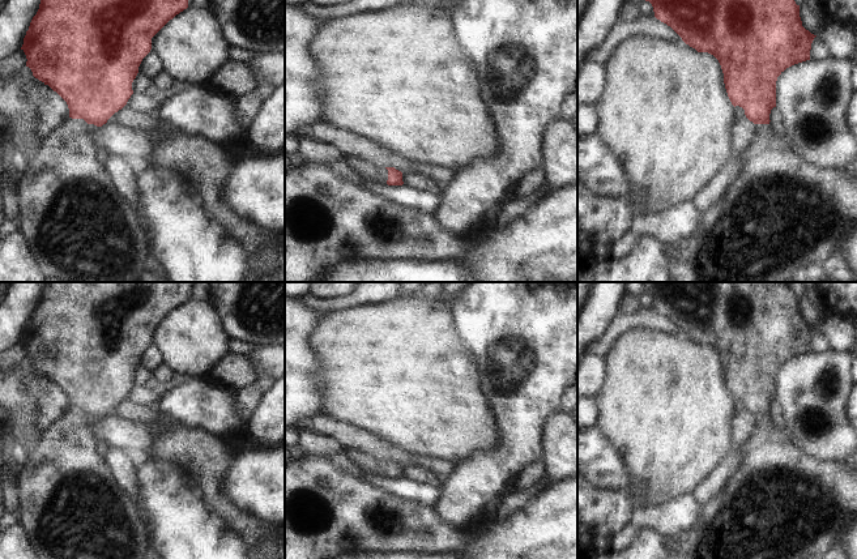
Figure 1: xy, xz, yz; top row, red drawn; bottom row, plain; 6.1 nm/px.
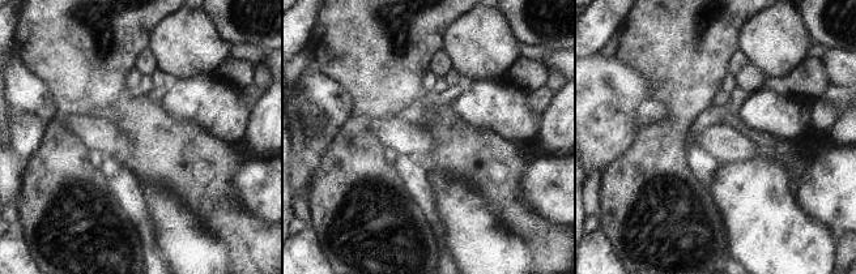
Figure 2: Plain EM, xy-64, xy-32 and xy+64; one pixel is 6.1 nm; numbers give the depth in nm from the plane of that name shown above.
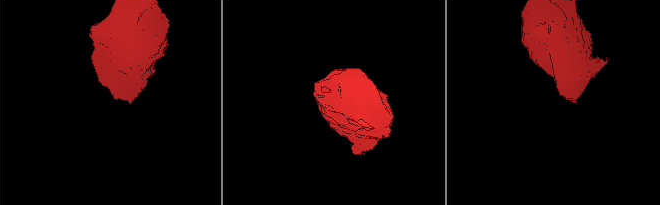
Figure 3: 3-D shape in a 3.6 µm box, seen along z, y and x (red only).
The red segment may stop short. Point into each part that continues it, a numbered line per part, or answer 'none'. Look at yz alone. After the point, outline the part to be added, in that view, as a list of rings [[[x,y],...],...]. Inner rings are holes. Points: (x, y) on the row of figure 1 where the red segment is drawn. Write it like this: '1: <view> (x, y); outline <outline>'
1: yz (779, 216); outline [[[755,124],[755,136],[751,144],[741,153],[743,167],[726,195],[709,210],[702,214],[695,232],[682,240],[669,261],[669,282],[788,282],[800,268],[811,263],[822,265],[830,256],[837,255],[841,242],[857,226],[857,178],[845,168],[820,168],[806,166],[803,159],[794,154],[786,138],[780,138],[771,124]]]

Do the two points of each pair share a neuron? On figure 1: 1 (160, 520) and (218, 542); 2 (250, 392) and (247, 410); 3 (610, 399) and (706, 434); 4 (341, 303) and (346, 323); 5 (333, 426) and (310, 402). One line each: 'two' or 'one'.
1: one
2: one
3: one
4: two
5: two

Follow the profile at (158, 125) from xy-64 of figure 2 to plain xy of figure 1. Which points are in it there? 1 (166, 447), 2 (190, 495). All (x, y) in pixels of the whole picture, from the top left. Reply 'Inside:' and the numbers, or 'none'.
Inside: 1

